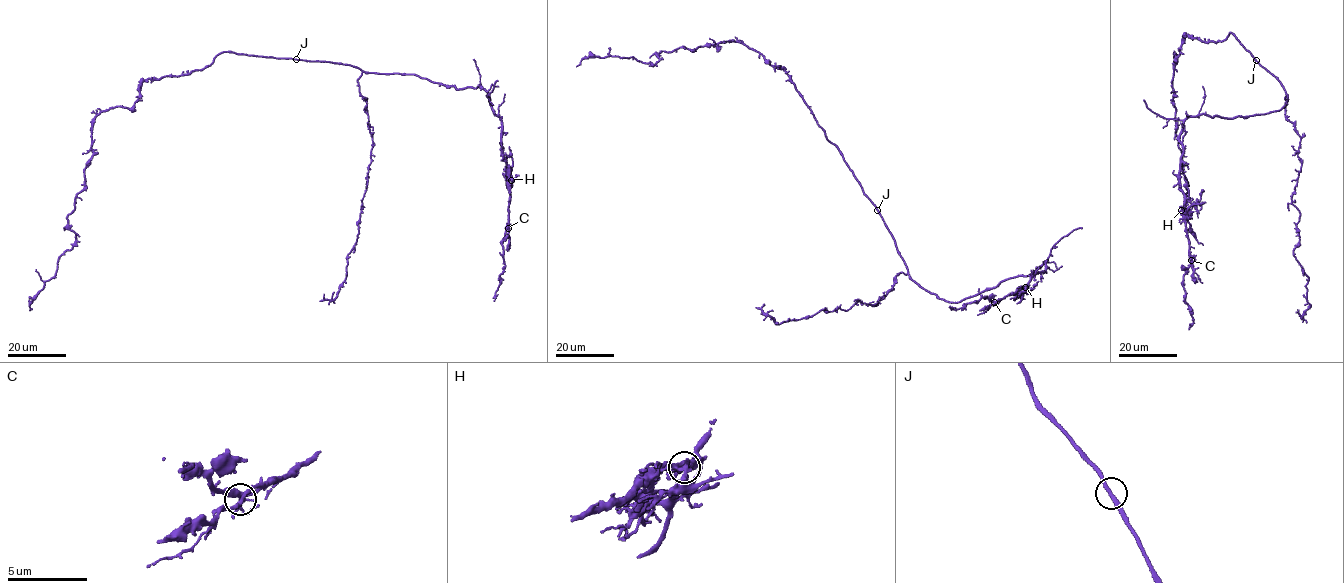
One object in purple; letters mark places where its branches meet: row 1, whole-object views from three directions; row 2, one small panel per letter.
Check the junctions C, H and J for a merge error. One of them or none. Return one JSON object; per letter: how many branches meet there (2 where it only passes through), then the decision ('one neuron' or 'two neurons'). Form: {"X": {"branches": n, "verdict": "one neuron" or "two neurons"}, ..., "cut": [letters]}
{"C": {"branches": 2, "verdict": "one neuron"}, "H": {"branches": 2, "verdict": "two neurons"}, "J": {"branches": 2, "verdict": "one neuron"}, "cut": ["H"]}

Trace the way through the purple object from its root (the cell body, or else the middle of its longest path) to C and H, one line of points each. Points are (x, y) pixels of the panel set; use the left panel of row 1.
C: (296, 59), (346, 64), (368, 73), (411, 74), (459, 89), (482, 86), (502, 121), (508, 228)
H: (296, 59), (346, 64), (368, 73), (411, 74), (459, 89), (480, 85), (502, 121), (502, 154), (511, 179)

